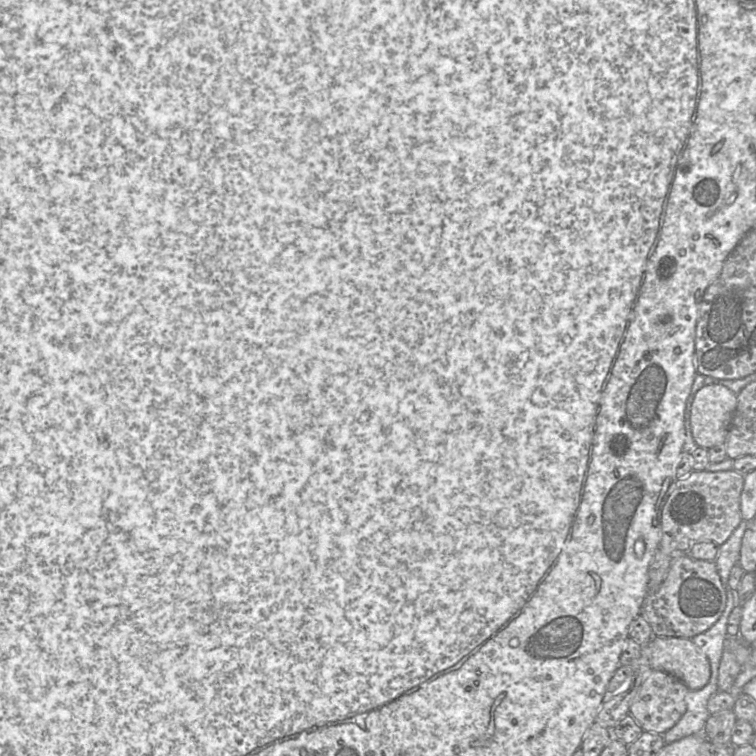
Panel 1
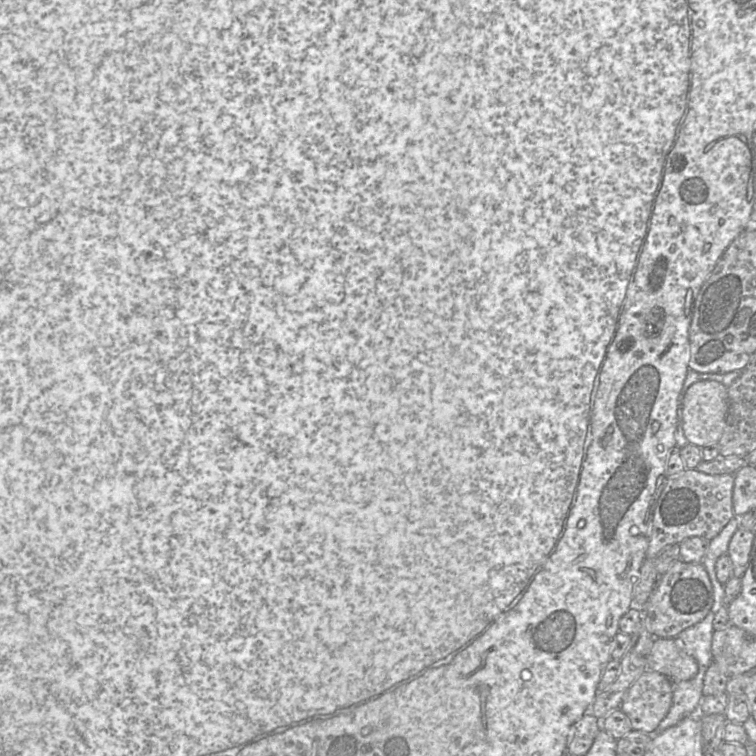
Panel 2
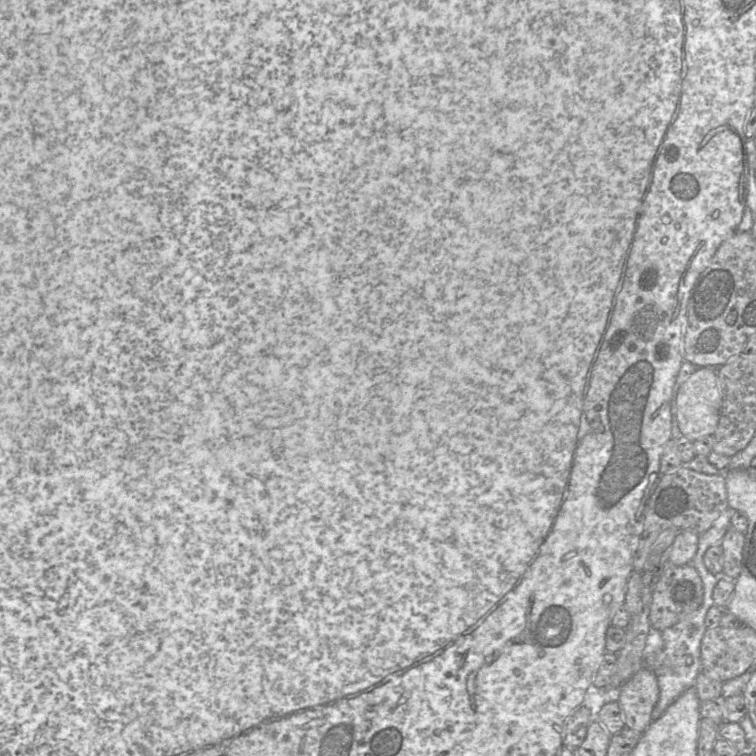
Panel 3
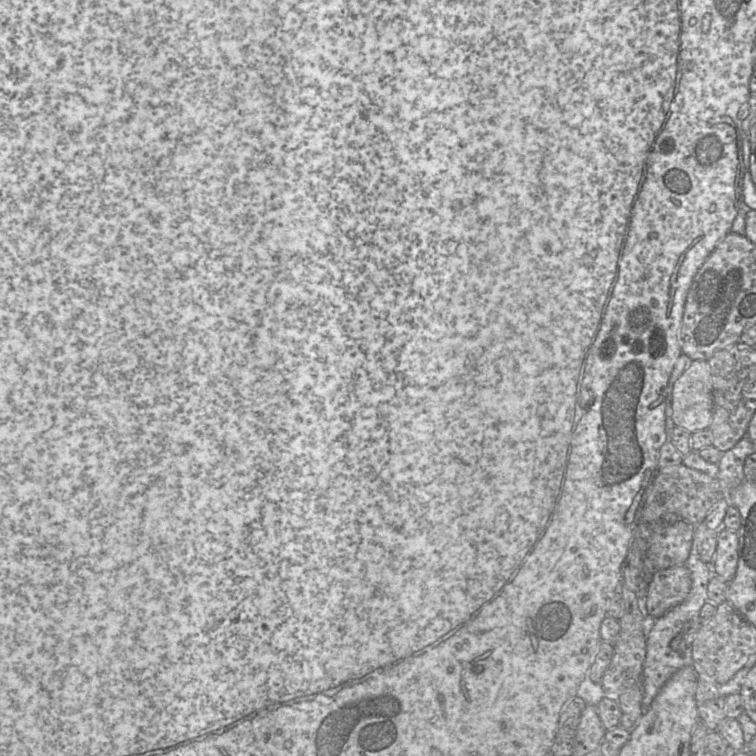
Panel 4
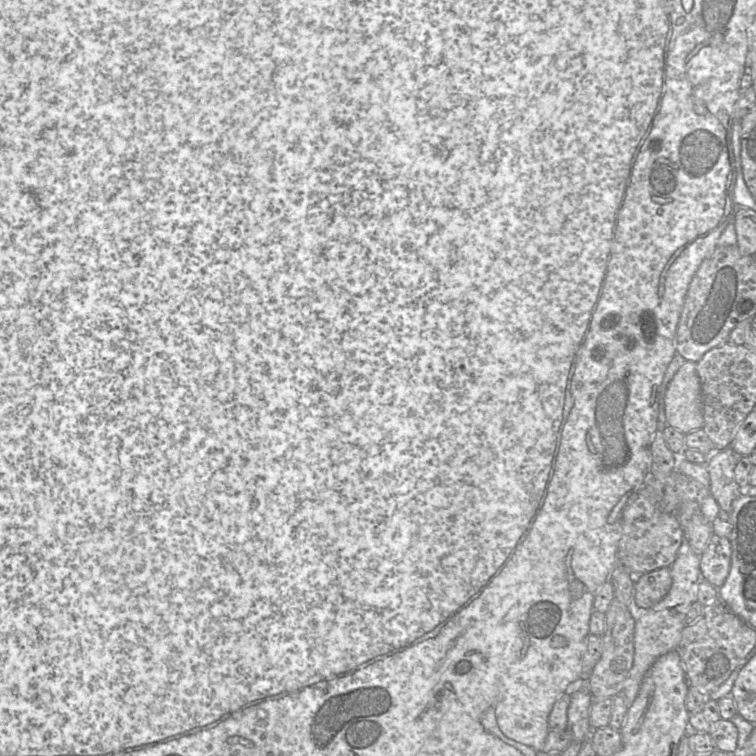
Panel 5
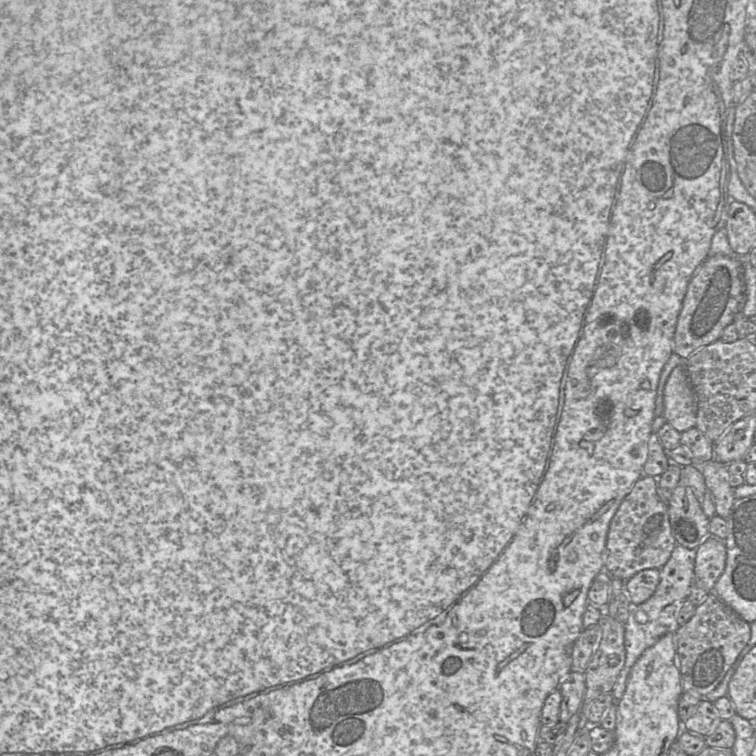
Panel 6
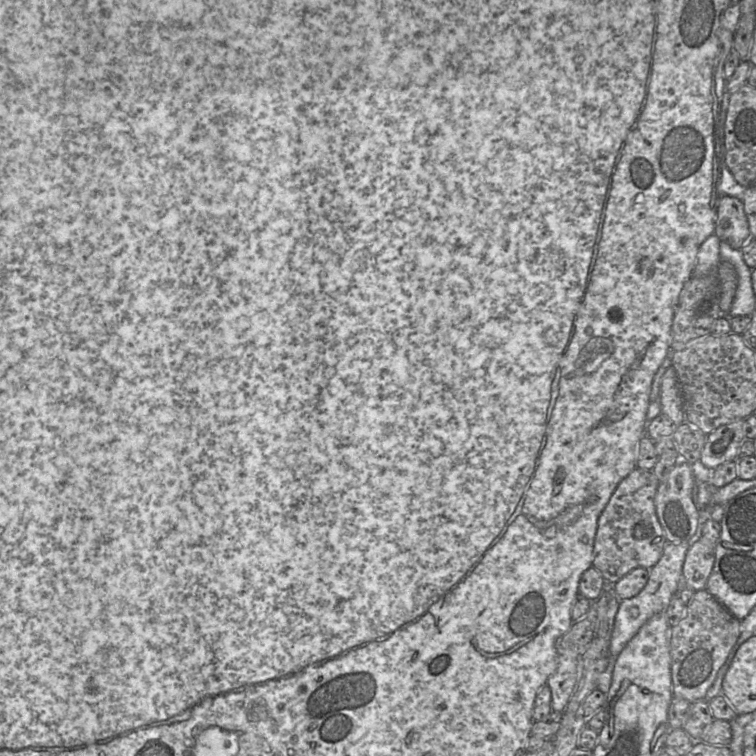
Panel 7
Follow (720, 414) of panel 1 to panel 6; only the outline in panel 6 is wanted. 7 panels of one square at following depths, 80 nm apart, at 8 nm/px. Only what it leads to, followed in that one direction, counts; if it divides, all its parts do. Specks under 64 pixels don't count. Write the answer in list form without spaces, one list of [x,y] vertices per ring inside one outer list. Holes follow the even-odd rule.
[[[684,364],[676,366],[666,382],[663,416],[679,432],[696,427],[696,397]]]

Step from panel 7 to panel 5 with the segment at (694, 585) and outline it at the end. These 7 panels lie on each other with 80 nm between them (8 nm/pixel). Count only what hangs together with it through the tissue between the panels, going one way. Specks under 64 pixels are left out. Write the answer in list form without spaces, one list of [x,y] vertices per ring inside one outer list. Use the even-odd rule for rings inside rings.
[[[713,534],[706,550],[700,555],[700,570],[703,579],[720,588],[730,571],[731,554],[729,538]]]

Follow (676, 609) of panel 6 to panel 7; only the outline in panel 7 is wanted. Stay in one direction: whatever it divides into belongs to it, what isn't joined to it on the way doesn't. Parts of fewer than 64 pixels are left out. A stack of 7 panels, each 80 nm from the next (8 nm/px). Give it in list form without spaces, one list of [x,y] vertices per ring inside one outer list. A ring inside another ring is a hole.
[[[668,542],[660,560],[652,568],[646,586],[636,596],[621,600],[619,610],[610,637],[609,656],[617,658],[619,653],[637,634],[640,628],[654,615],[664,612],[673,596],[678,595],[678,585],[682,577],[682,568],[691,543]]]

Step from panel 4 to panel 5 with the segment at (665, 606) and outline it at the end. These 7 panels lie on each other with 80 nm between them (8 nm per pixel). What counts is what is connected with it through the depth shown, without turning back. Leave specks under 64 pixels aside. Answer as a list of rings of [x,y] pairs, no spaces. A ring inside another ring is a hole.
[[[660,568],[636,576],[634,602],[640,608],[658,604],[670,591],[672,577],[670,568]]]

